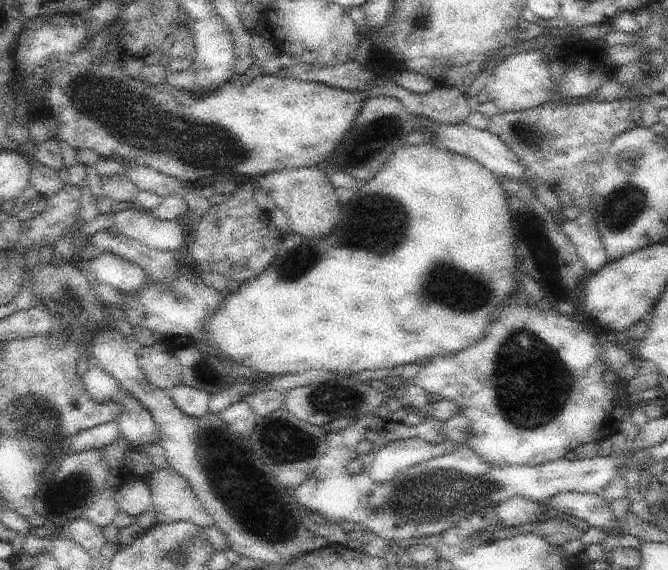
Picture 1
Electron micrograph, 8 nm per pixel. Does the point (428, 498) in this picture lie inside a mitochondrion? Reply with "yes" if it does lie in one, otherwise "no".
yes

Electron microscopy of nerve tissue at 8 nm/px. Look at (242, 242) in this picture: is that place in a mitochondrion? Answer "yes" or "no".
no

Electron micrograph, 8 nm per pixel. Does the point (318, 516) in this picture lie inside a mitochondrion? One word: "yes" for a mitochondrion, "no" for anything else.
no

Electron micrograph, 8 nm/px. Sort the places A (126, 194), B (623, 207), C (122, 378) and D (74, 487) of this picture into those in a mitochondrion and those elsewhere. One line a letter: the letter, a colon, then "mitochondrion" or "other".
A: other
B: mitochondrion
C: other
D: mitochondrion

